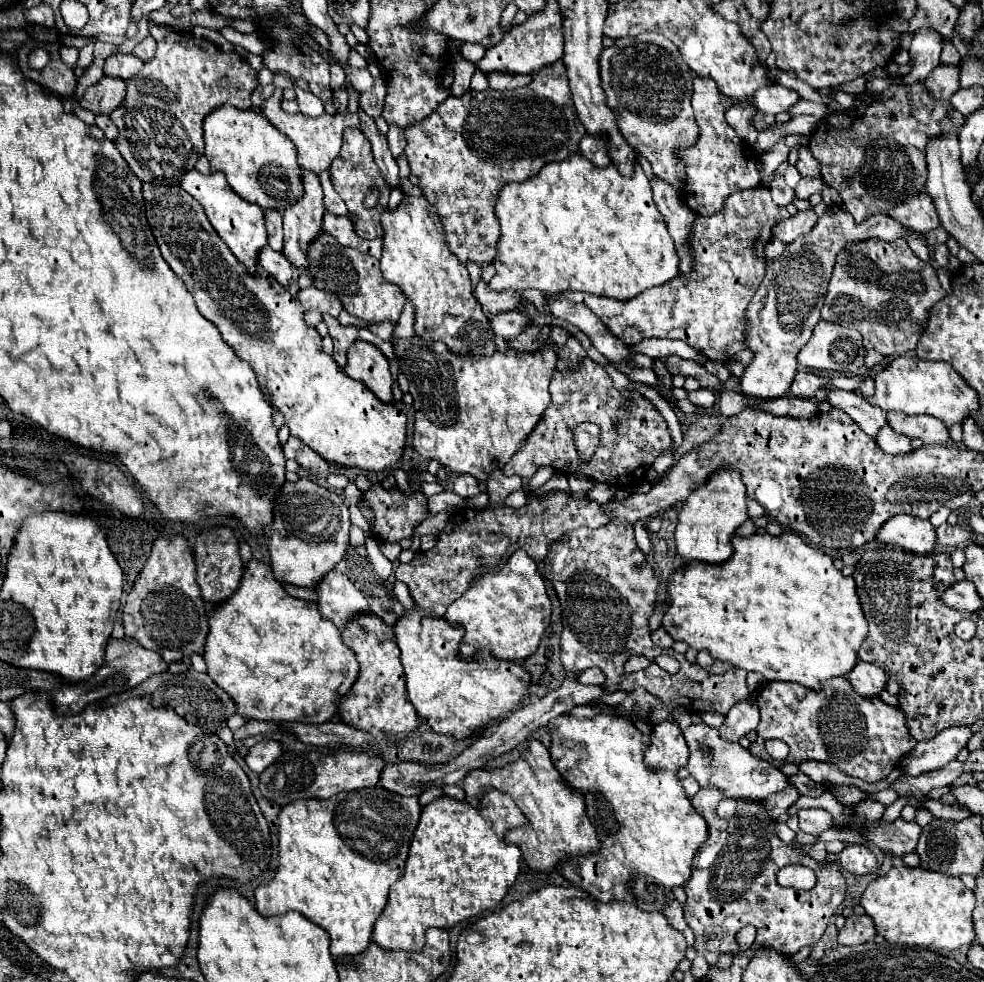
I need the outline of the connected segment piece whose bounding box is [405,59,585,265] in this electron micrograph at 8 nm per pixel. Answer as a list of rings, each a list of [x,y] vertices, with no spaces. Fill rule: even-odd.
[[[559,59],[549,67],[541,67],[531,73],[533,81],[521,89],[513,91],[467,91],[461,97],[449,95],[431,115],[423,121],[411,123],[405,129],[405,157],[409,161],[411,173],[419,179],[419,187],[425,199],[435,207],[439,221],[445,229],[445,245],[455,253],[455,257],[467,265],[485,265],[495,259],[497,249],[497,219],[493,215],[493,203],[497,199],[499,187],[511,181],[525,181],[535,175],[543,165],[551,161],[567,159],[579,151],[579,141],[585,135],[585,127],[579,123],[573,95],[569,89],[569,79],[565,75],[565,65]]]

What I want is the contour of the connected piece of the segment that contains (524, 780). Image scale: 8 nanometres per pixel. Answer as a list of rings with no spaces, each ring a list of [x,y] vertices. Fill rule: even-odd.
[[[527,737],[527,749],[523,749],[515,761],[503,767],[473,769],[471,773],[467,773],[461,785],[465,791],[465,801],[477,805],[487,785],[507,793],[527,817],[527,825],[507,832],[505,841],[519,845],[525,861],[533,869],[551,871],[567,855],[587,855],[589,851],[597,851],[599,839],[595,827],[585,815],[581,793],[571,789],[565,779],[561,779],[559,771],[551,763],[549,749],[539,739]]]

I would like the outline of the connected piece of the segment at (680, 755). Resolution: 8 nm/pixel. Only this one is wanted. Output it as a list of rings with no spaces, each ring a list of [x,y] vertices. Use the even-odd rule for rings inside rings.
[[[661,721],[653,727],[651,745],[645,749],[645,761],[653,769],[677,771],[687,763],[689,751],[675,721]]]

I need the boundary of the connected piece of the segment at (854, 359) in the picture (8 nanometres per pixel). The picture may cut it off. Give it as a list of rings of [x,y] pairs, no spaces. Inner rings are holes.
[[[819,321],[811,339],[799,351],[799,363],[803,367],[825,371],[857,373],[863,367],[863,357],[861,333],[829,321]]]

